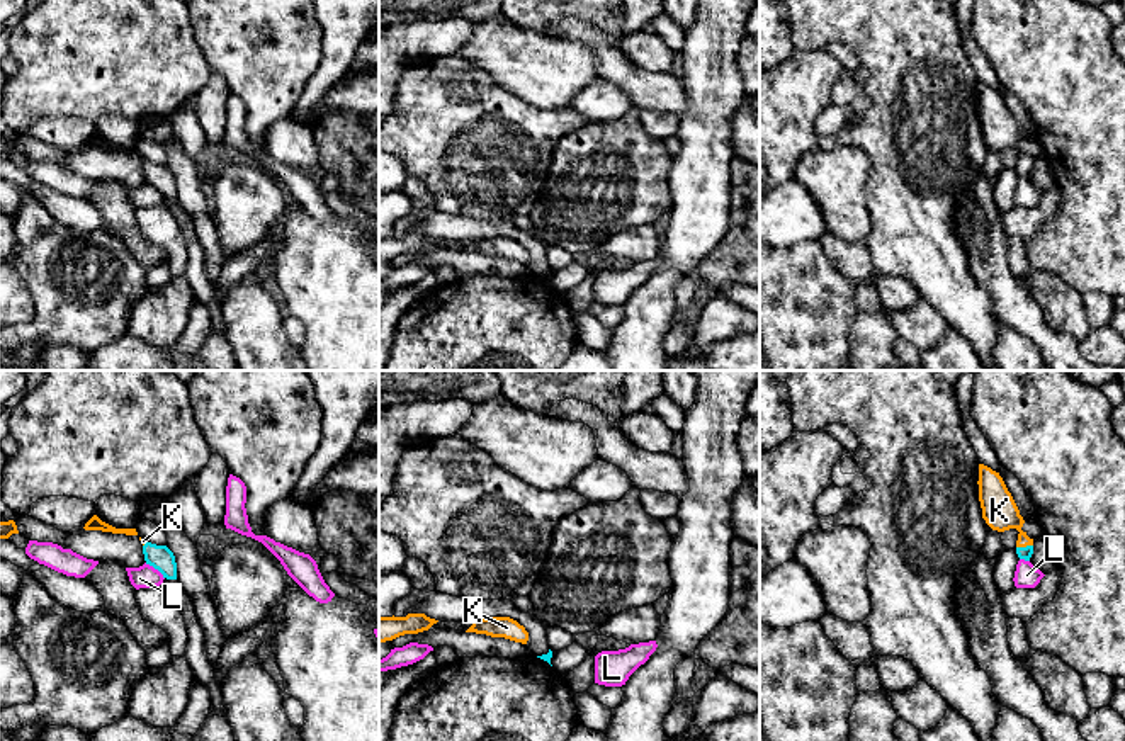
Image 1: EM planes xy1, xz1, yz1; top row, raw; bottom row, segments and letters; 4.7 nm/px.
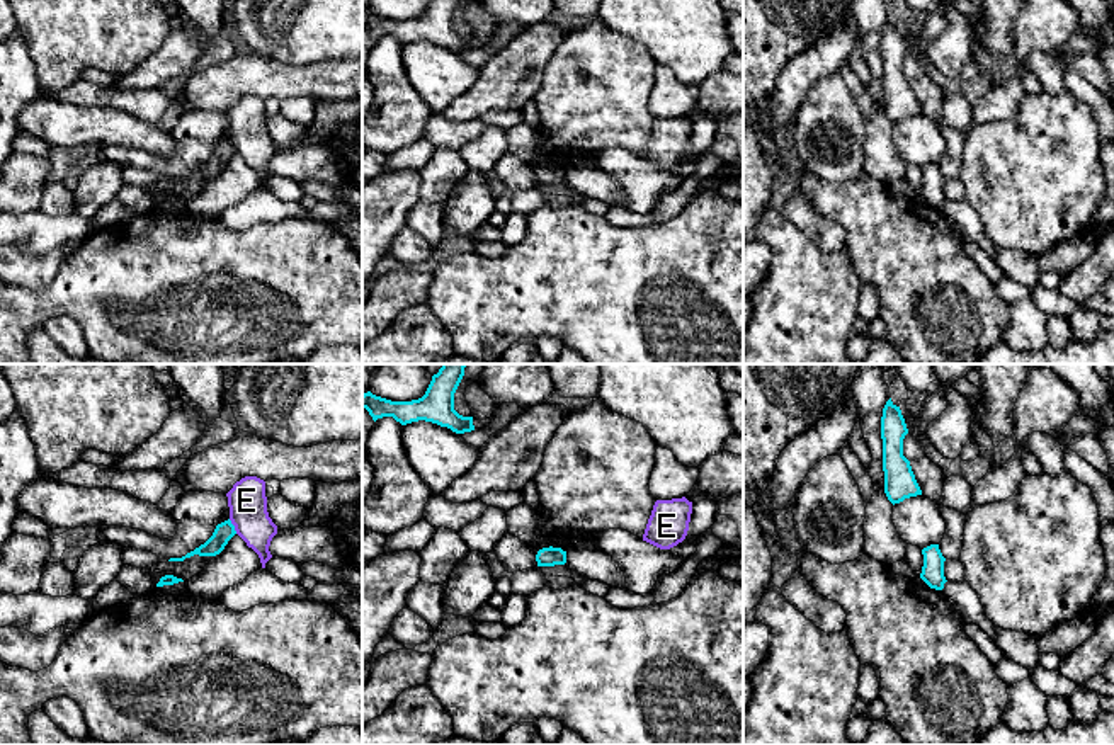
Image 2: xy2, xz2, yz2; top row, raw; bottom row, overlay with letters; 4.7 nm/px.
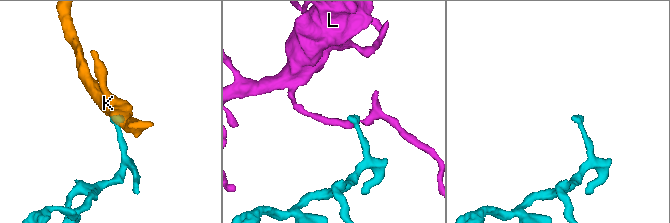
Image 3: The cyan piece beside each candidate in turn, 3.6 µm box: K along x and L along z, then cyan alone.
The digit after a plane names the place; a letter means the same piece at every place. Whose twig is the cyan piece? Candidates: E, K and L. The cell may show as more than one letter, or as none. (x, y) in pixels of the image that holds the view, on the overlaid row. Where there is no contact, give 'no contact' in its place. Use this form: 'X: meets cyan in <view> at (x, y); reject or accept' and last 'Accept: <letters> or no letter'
E: meets cyan in xy2 at (233, 526); reject
K: meets cyan in yz1 at (1023, 548); accept
L: meets cyan in xy1 at (155, 568); reject
Accept: K

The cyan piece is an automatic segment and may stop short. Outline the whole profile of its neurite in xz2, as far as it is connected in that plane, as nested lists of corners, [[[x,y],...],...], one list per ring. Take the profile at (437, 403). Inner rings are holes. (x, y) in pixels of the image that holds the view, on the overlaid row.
[[[442,364],[425,395],[412,401],[391,401],[372,395],[362,395],[362,408],[369,412],[372,420],[393,417],[401,425],[425,420],[447,427],[456,434],[475,430],[473,417],[463,417],[454,410],[454,393],[464,376],[466,364]]]

